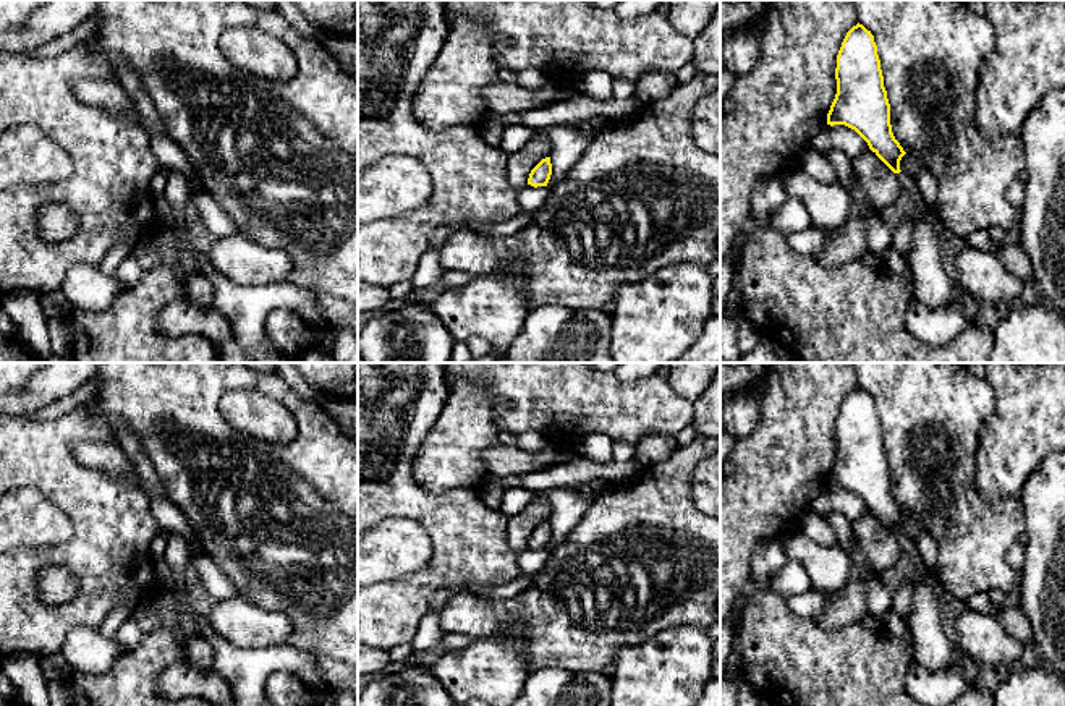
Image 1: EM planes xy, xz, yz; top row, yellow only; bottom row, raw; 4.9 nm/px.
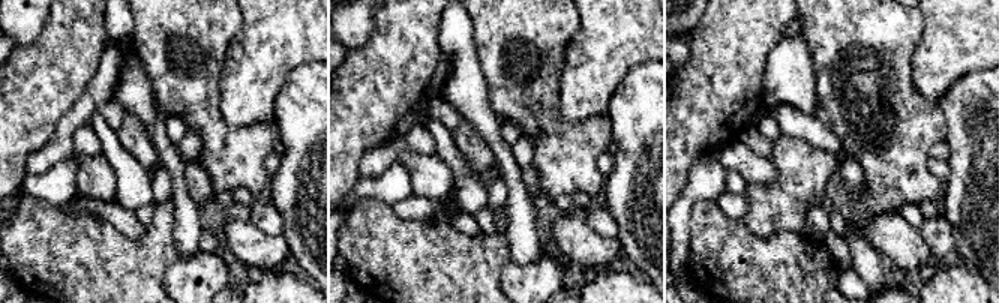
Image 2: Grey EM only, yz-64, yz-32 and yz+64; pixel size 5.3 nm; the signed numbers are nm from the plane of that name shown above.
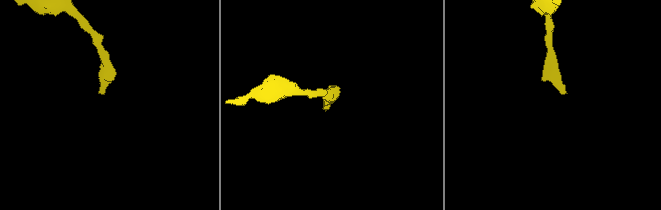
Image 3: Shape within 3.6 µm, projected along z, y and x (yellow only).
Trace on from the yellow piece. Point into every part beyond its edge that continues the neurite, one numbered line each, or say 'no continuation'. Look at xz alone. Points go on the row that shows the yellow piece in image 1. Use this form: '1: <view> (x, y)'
no continuation

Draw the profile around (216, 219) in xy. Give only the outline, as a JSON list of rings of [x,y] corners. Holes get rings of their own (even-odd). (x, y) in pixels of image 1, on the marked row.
[[[191,183],[191,199],[214,240],[238,233],[235,220],[194,183]]]

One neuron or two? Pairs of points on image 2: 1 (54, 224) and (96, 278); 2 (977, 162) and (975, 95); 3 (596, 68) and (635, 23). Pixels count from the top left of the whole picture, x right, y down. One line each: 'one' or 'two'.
1: one
2: one
3: one

